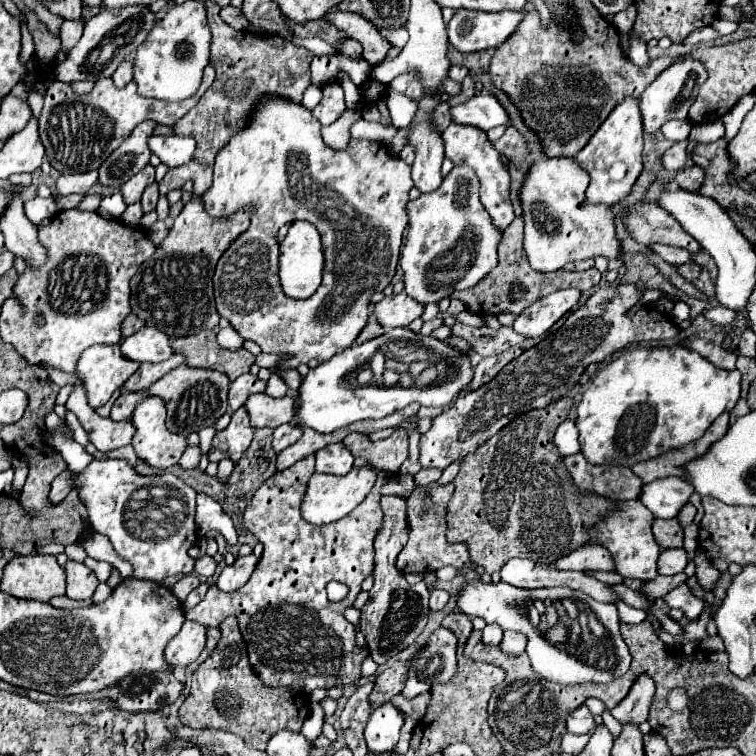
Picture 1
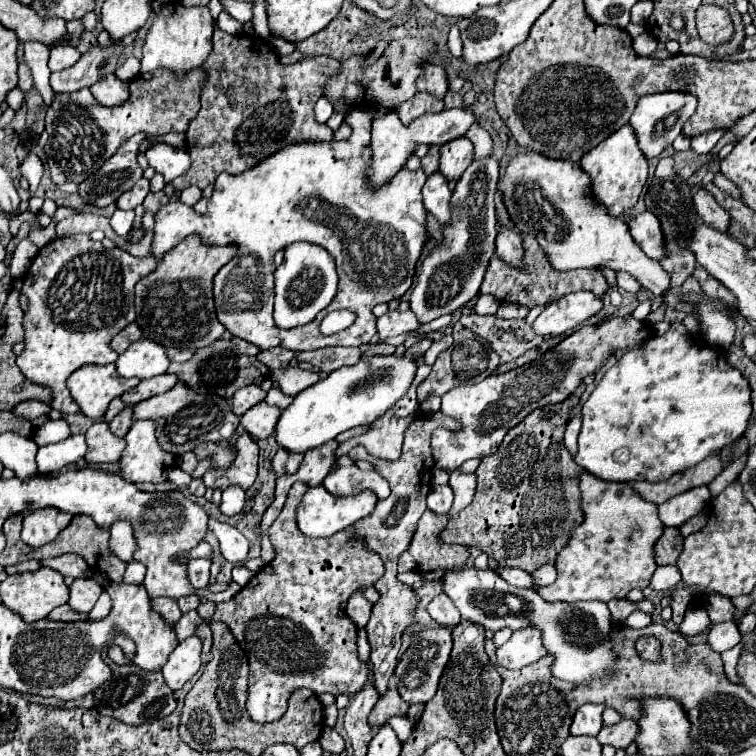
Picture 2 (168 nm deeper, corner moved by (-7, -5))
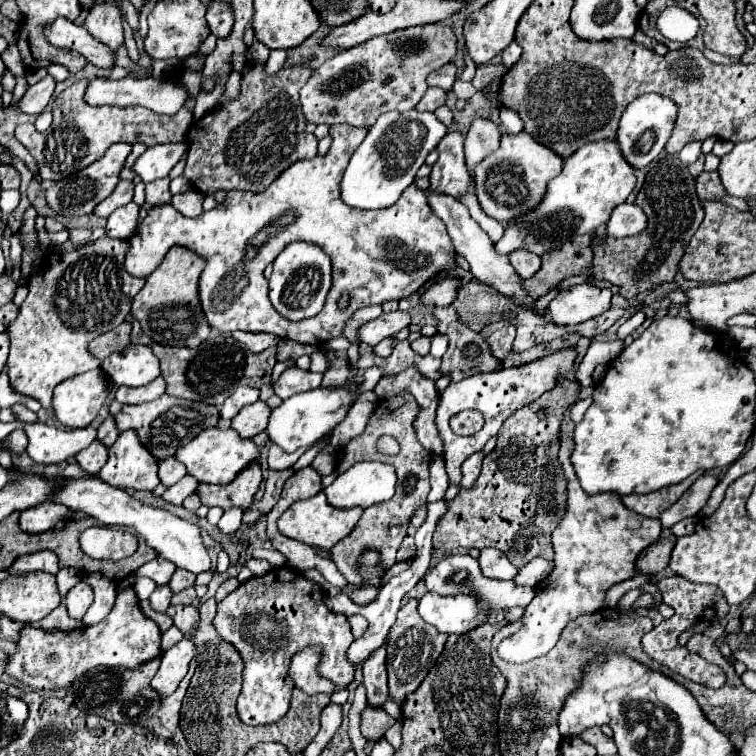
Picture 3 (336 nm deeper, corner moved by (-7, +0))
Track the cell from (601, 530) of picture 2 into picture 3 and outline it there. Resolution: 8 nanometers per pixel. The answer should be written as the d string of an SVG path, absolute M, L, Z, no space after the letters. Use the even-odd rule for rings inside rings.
M560 433L560 463L568 477L568 507L560 525L552 533L554 545L554 571L550 577L536 587L536 597L522 615L522 627L506 637L500 647L500 659L508 663L528 663L546 655L556 643L562 629L584 613L598 611L604 607L606 591L626 579L638 575L636 559L640 551L656 543L662 531L660 519L644 517L624 507L618 493L588 495L576 477L570 461L572 439Z

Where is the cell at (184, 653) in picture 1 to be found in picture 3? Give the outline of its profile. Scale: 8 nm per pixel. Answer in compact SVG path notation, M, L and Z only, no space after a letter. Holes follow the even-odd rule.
M182 639L172 649L168 649L166 655L160 657L162 665L152 679L152 687L162 697L174 693L178 683L188 673L188 667L190 667L190 661L194 659L194 655L196 655L196 645L190 639Z

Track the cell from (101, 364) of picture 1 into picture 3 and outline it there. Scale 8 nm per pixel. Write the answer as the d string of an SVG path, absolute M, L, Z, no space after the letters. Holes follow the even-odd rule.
M92 369L58 383L54 391L54 415L72 429L90 425L108 397L110 381L104 371Z

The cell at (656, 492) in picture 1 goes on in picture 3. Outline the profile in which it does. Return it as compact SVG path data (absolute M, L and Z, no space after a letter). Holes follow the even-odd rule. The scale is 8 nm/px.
M704 473L700 479L696 479L696 483L672 507L668 507L668 511L664 511L664 515L660 515L662 527L672 527L674 523L678 523L682 519L694 517L696 513L700 513L700 509L706 505L716 483L718 483L718 479L708 473Z

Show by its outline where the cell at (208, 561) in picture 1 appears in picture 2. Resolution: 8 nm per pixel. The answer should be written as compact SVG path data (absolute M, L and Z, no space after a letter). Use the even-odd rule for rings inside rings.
M198 558L188 562L188 580L194 588L206 588L210 580L210 560Z

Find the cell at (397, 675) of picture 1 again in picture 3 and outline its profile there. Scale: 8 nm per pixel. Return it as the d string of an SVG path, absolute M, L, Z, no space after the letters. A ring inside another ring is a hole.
M366 707L362 711L362 723L360 723L360 729L362 729L362 735L368 739L368 741L376 741L376 739L382 739L386 729L390 725L394 725L396 719L390 717L384 707Z

